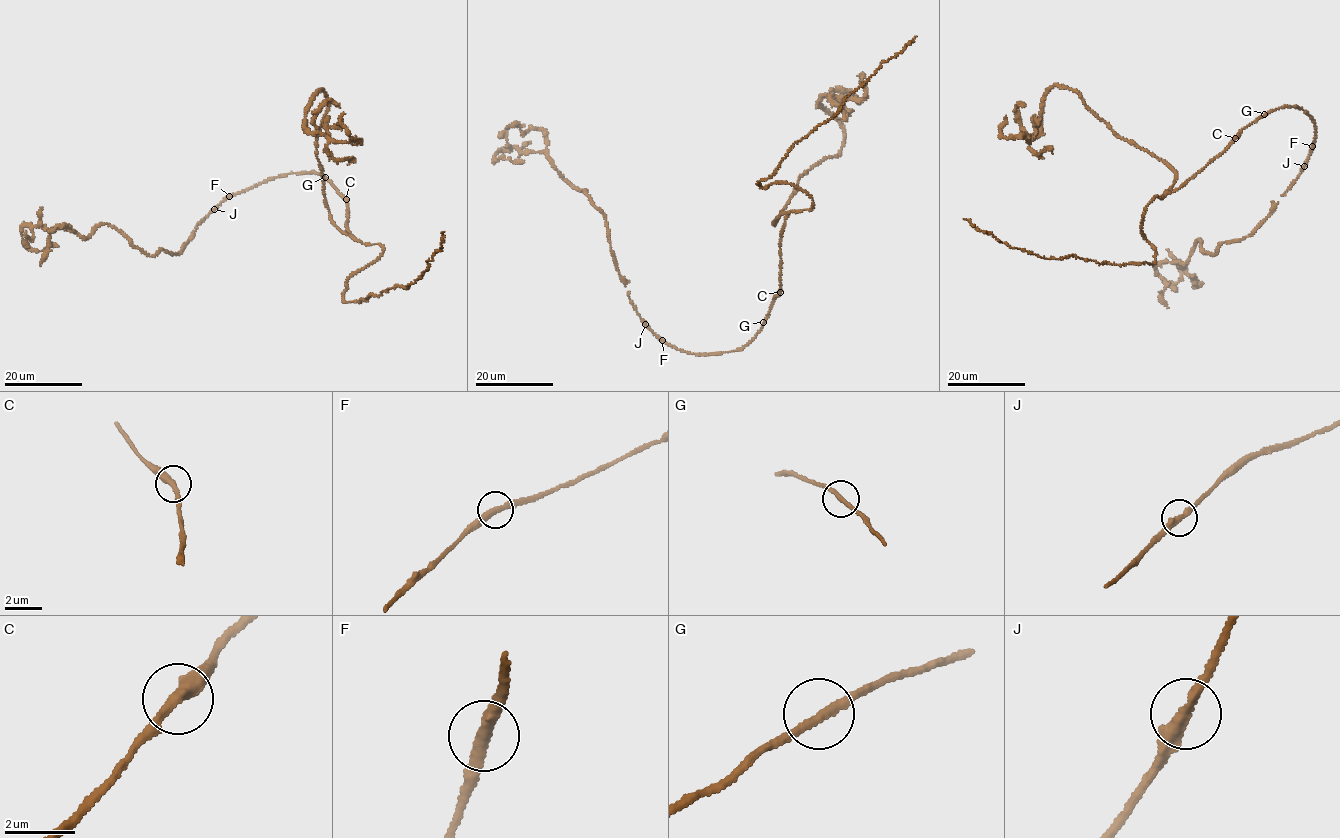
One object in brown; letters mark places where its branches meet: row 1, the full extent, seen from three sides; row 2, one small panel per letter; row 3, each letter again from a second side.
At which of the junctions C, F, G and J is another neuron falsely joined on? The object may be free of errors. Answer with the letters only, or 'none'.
none

